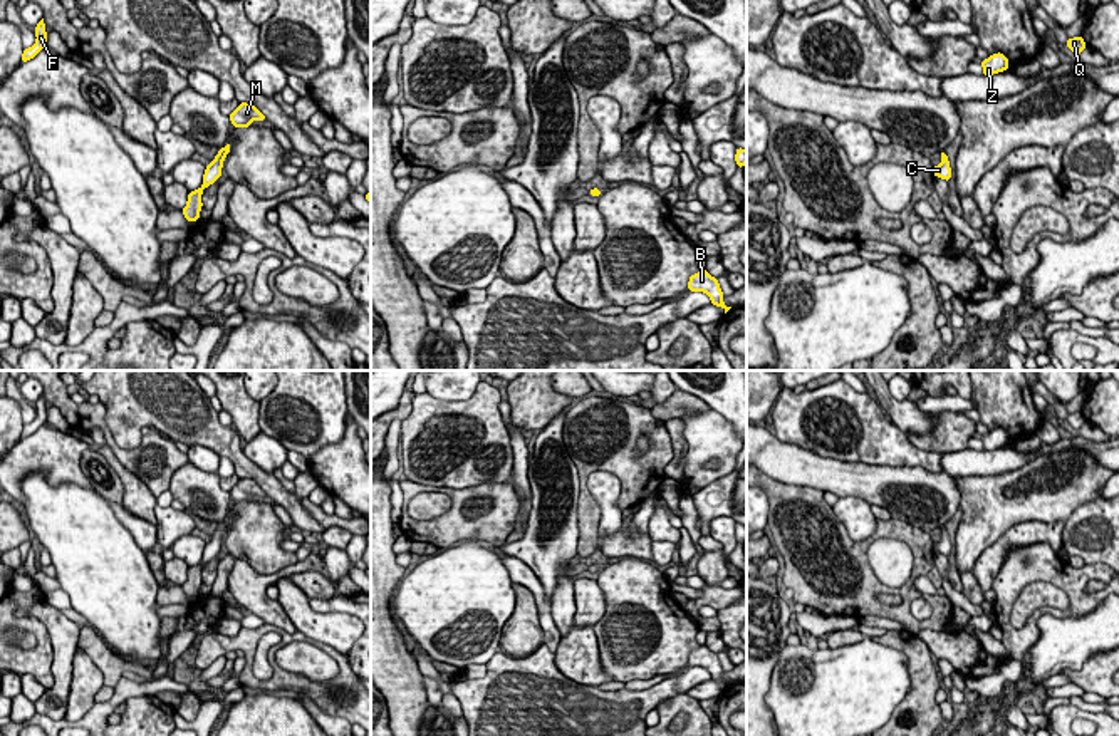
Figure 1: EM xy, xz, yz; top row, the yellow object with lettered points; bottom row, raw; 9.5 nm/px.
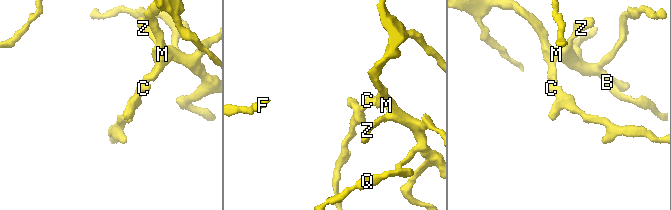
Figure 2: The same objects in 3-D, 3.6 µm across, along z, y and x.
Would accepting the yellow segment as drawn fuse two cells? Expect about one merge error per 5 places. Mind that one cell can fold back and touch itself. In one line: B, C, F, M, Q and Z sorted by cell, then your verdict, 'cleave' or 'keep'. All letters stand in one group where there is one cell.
groups B C F M Q Z; keep

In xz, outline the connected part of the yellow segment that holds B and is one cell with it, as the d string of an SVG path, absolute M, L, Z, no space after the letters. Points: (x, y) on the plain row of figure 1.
M706 645L691 650L688 664L691 667L705 667L711 674L711 679L721 682L725 689L731 684L723 679L725 671L721 669L718 654L711 652Z

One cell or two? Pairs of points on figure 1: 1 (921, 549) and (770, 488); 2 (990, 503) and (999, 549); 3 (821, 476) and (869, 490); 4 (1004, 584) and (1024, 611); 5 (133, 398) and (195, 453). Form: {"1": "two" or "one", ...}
{"1": "one", "2": "two", "3": "one", "4": "two", "5": "two"}

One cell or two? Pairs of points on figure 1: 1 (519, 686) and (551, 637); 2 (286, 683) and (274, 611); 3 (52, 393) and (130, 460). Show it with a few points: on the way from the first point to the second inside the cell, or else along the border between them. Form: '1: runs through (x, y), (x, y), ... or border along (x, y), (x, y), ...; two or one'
1: border along (544, 642), (554, 653); two
2: border along (264, 621), (289, 632), (297, 631); two
3: runs through (74, 411), (93, 416), (104, 428), (109, 440); one

